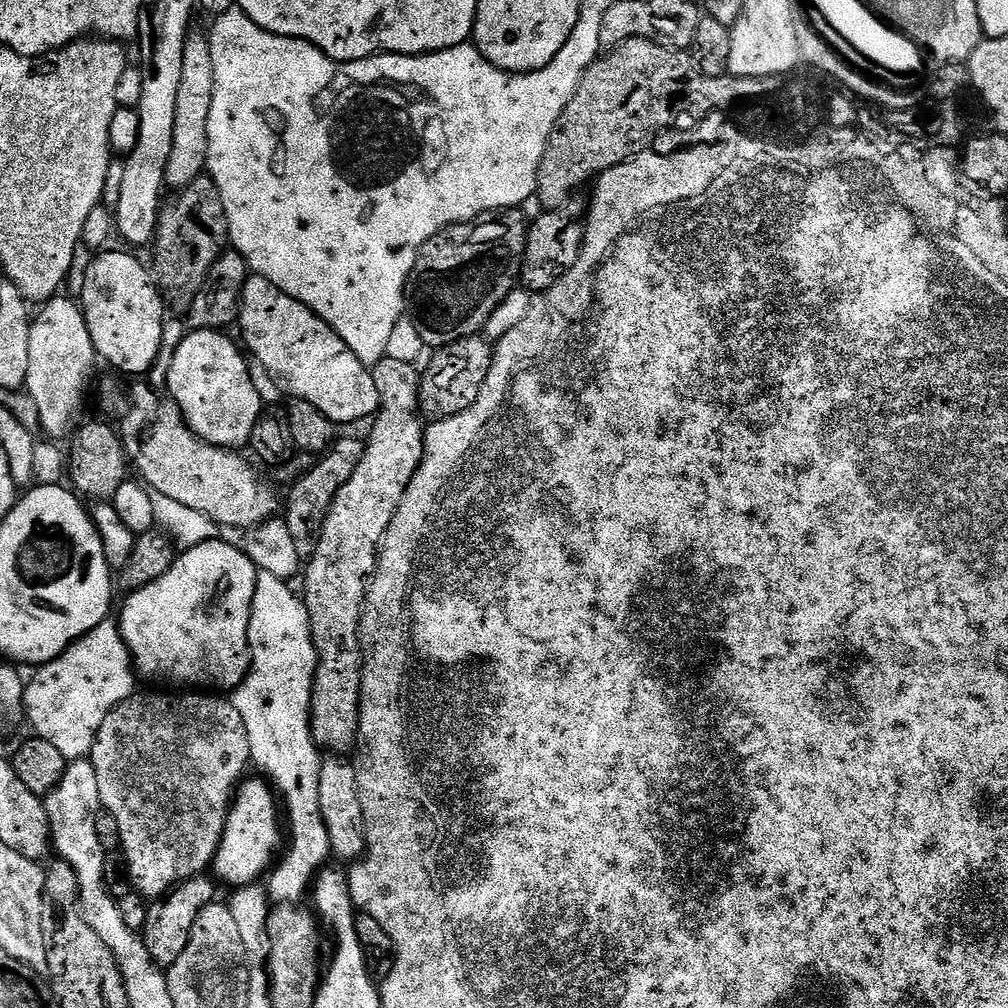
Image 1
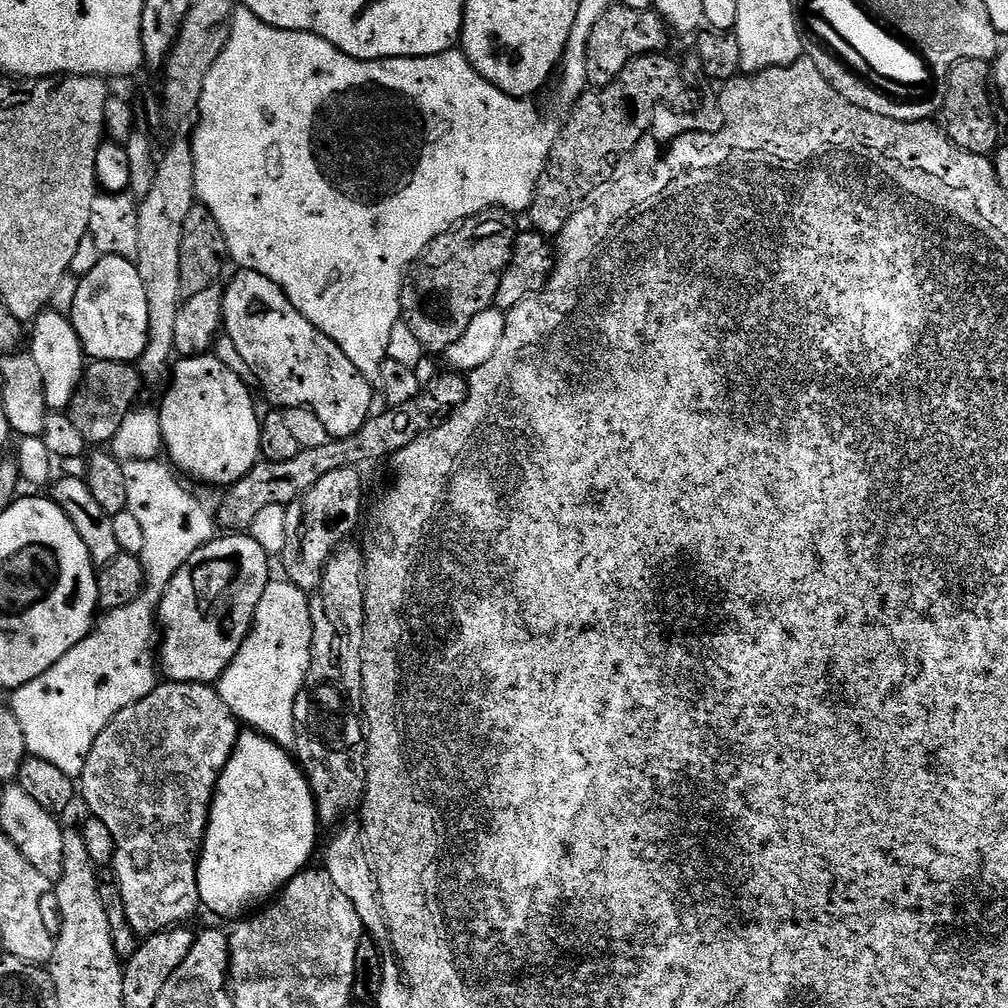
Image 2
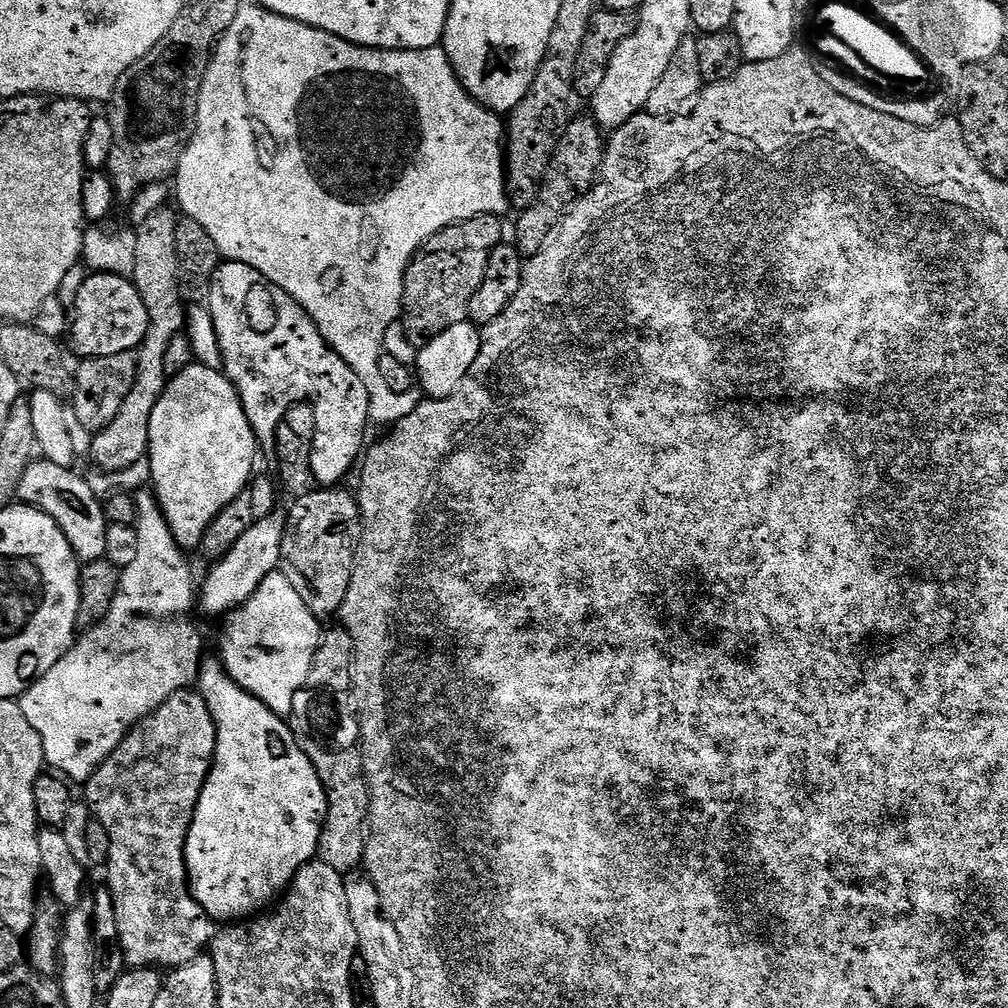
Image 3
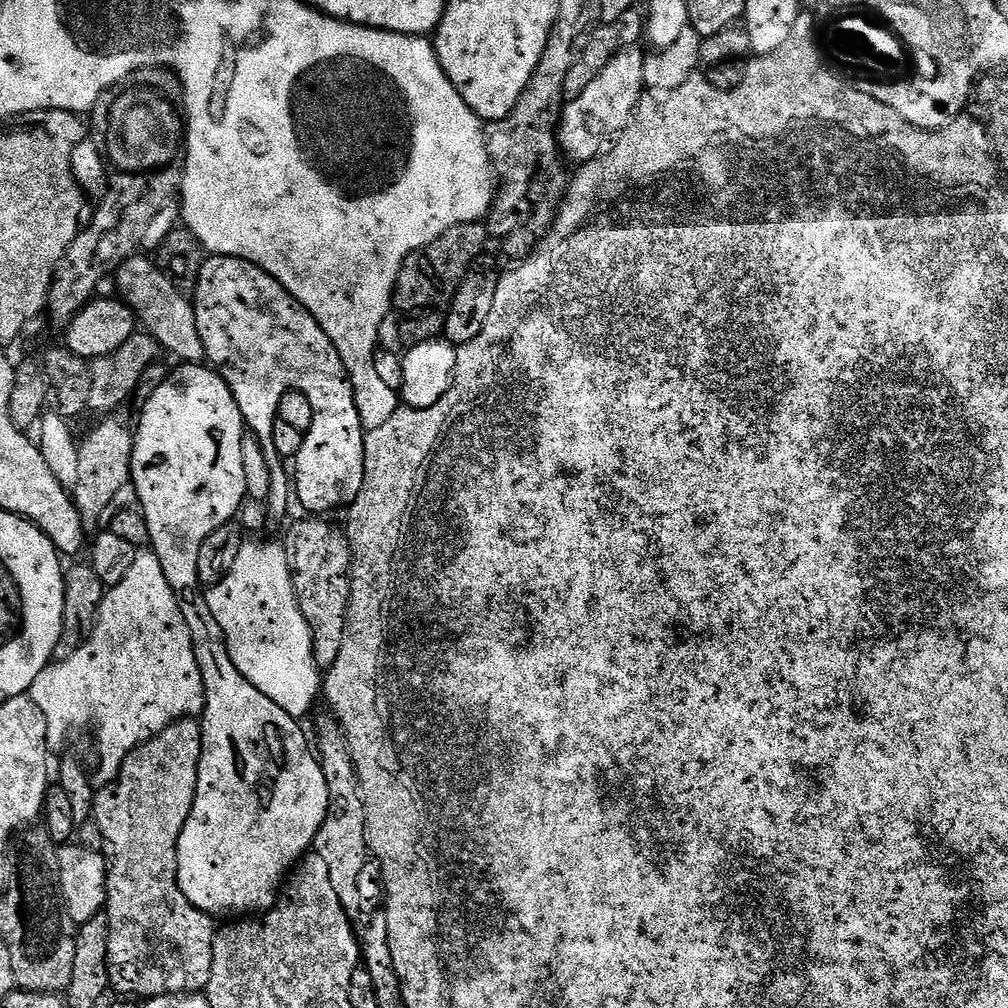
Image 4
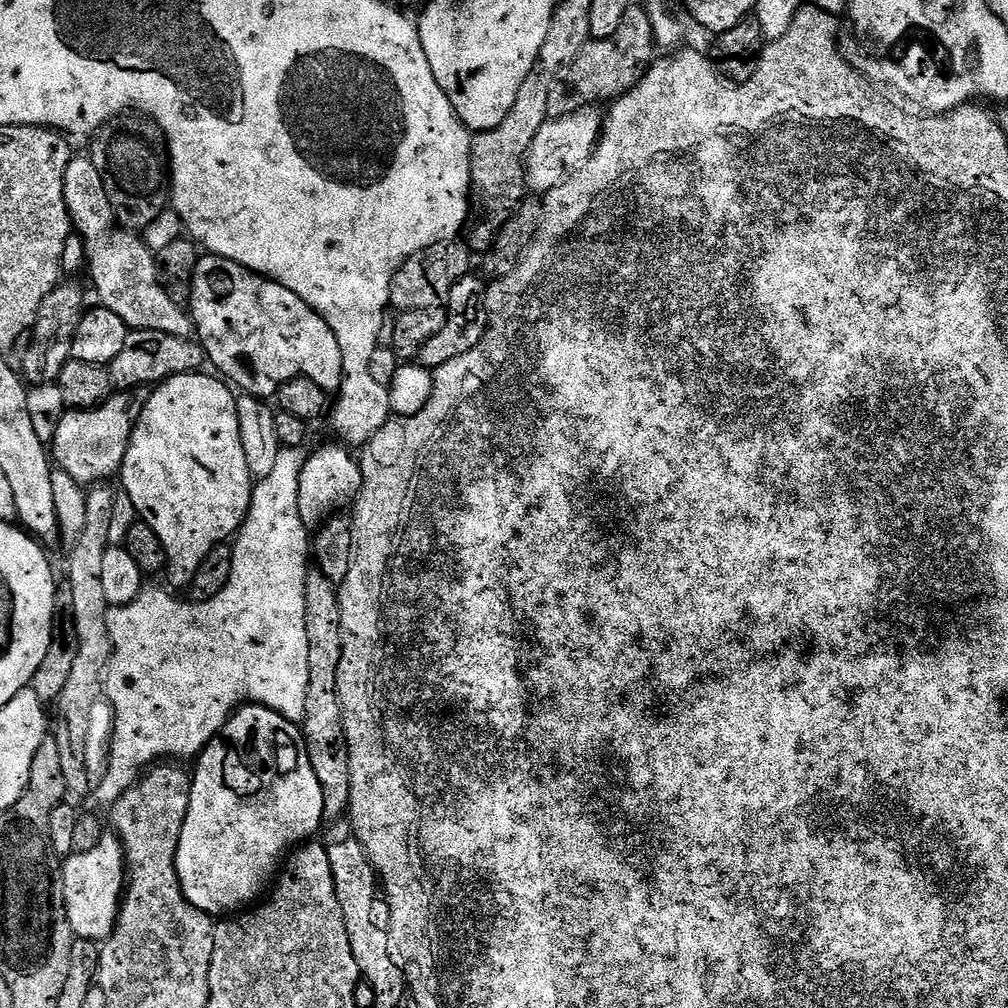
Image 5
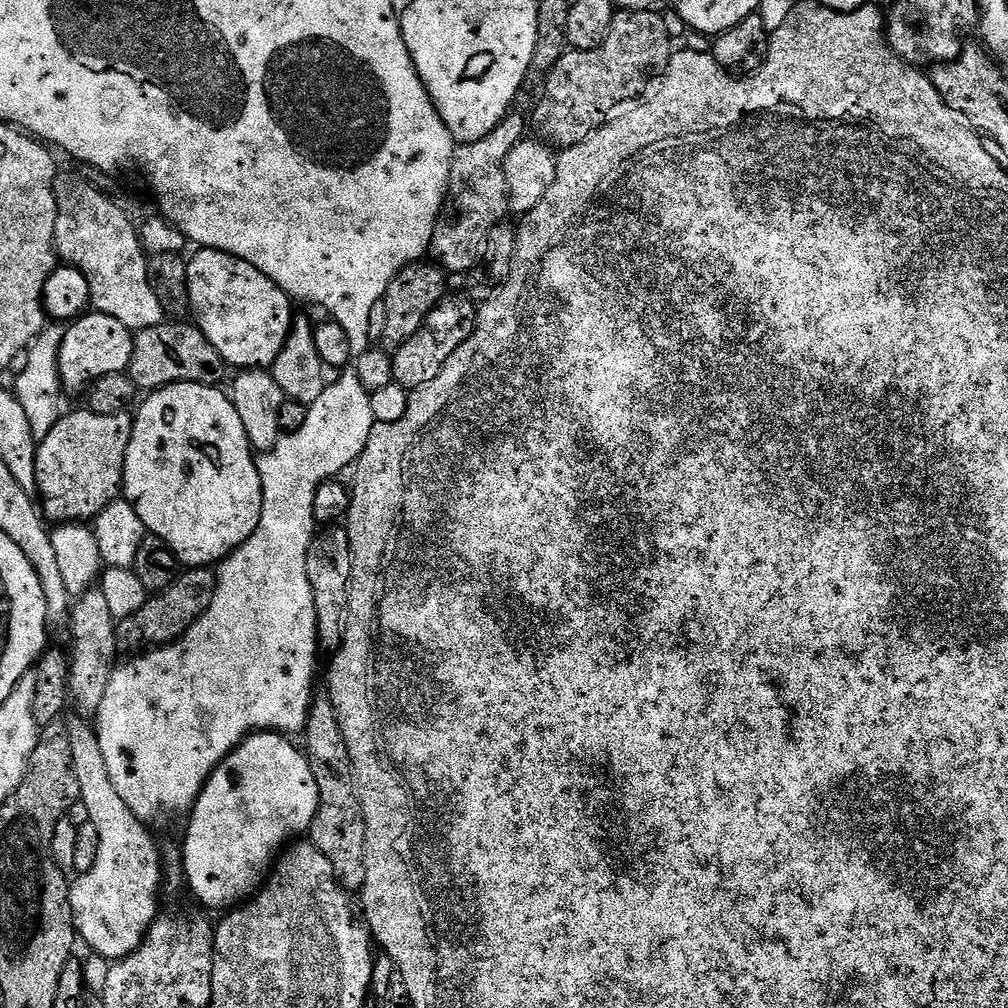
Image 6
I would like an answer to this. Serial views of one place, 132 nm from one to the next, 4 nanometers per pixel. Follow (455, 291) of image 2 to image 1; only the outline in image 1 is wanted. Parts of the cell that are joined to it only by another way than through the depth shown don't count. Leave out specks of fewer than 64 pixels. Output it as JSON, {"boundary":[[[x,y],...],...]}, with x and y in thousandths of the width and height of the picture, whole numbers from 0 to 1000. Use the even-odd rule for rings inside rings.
{"boundary":[[[502,206],[495,210],[481,210],[471,218],[460,222],[446,222],[438,228],[427,240],[417,246],[417,254],[403,287],[403,302],[407,315],[419,331],[419,339],[426,346],[440,345],[463,333],[479,330],[484,323],[486,312],[498,304],[516,278],[516,268],[520,264],[520,253],[524,244],[526,222],[521,218],[516,206]]]}

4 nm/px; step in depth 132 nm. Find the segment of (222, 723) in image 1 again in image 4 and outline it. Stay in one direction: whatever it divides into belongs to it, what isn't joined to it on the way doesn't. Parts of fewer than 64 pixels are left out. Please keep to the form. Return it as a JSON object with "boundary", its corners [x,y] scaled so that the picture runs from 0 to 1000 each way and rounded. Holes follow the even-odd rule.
{"boundary":[[[180,712],[172,718],[167,718],[156,730],[151,730],[141,736],[129,748],[125,748],[125,756],[121,756],[121,764],[111,773],[104,782],[94,787],[90,813],[97,815],[97,823],[101,823],[103,832],[103,852],[107,855],[107,896],[105,908],[108,915],[107,958],[110,983],[123,990],[150,990],[153,988],[167,988],[171,984],[201,985],[208,974],[208,962],[212,958],[212,931],[216,924],[211,910],[205,909],[187,894],[185,887],[181,887],[177,875],[177,831],[185,819],[190,807],[192,792],[196,784],[196,756],[200,752],[200,724],[199,715],[194,712]]]}

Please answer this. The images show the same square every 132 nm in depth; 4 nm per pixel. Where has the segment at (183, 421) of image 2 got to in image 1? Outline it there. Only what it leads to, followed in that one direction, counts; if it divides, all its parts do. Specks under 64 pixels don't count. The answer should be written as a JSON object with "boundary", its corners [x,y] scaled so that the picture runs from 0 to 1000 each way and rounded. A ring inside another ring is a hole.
{"boundary":[[[218,327],[188,328],[177,343],[176,350],[173,351],[165,389],[178,403],[179,410],[183,412],[183,418],[193,433],[198,433],[205,440],[210,440],[213,444],[242,446],[247,443],[252,423],[258,418],[260,398],[256,395],[256,387],[252,387],[252,379],[248,375],[243,350],[235,338],[234,341],[226,334],[226,331]]]}

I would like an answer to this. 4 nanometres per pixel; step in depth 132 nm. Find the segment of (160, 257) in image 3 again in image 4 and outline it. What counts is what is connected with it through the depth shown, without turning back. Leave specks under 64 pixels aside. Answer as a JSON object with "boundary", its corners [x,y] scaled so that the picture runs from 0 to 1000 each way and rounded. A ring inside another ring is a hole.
{"boundary":[[[109,413],[102,416],[105,418],[78,439],[77,480],[71,486],[71,493],[84,527],[89,530],[98,525],[101,512],[108,509],[109,499],[117,487],[121,486],[121,482],[130,479],[134,430],[129,421],[127,423],[115,415]]]}

